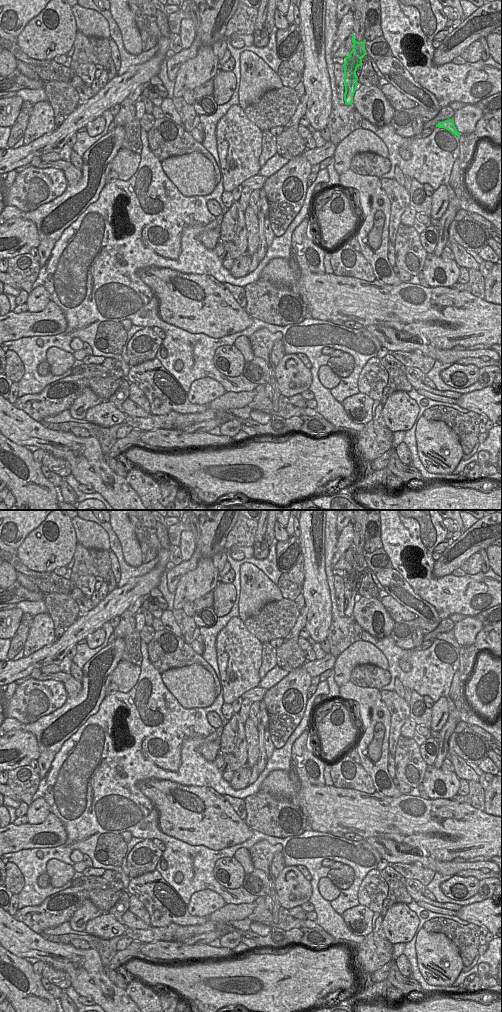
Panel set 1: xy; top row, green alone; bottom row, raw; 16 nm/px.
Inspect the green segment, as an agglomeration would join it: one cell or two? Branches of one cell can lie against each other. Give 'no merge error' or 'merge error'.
merge error

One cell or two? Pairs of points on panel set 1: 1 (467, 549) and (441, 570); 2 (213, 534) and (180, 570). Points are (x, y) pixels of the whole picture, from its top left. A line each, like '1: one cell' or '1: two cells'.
1: one cell
2: one cell

